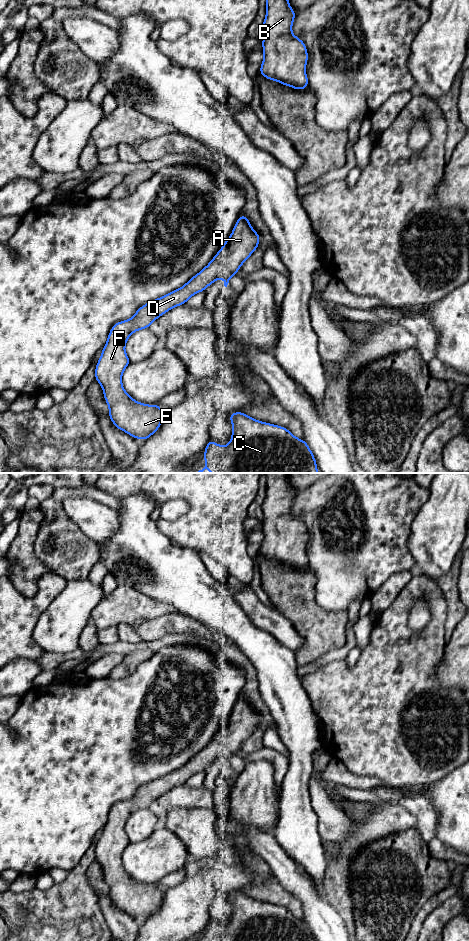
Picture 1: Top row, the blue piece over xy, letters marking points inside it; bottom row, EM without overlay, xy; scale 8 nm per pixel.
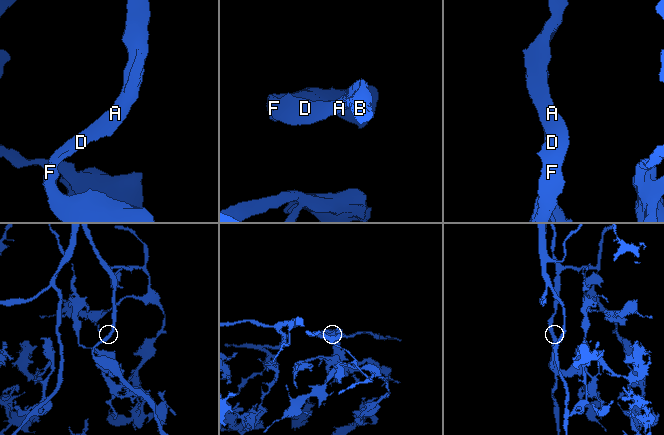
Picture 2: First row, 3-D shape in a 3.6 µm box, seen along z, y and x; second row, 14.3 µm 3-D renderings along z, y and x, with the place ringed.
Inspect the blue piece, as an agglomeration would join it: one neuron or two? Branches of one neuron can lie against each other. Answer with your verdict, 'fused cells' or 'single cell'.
single cell

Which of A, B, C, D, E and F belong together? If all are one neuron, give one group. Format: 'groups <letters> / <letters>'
groups A B C D E F

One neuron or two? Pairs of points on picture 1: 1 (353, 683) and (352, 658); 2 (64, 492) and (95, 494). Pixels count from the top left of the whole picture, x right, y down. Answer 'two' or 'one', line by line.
1: two
2: one

